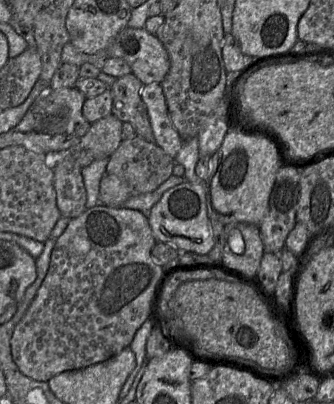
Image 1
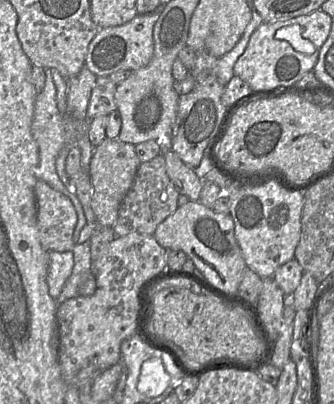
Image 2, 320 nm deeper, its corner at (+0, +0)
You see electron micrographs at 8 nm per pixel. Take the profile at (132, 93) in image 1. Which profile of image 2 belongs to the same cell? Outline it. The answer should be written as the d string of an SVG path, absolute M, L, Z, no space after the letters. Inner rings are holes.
M164 149L161 154L165 159L167 175L179 194L186 195L191 201L198 201L204 180L201 180L194 169L185 164L172 149Z

